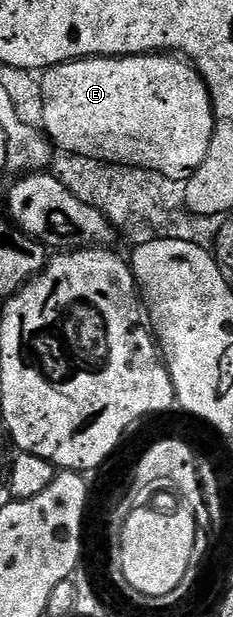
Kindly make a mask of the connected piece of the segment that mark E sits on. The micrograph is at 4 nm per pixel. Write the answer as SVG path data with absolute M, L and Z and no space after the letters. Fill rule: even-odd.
M150 54L147 56L94 56L92 60L72 60L60 64L45 72L42 82L43 90L43 122L41 128L51 141L54 149L83 155L85 158L95 158L108 164L131 166L155 170L167 178L185 180L197 171L207 158L207 150L213 141L213 100L209 97L203 78L197 73L196 67L190 61L177 54Z

